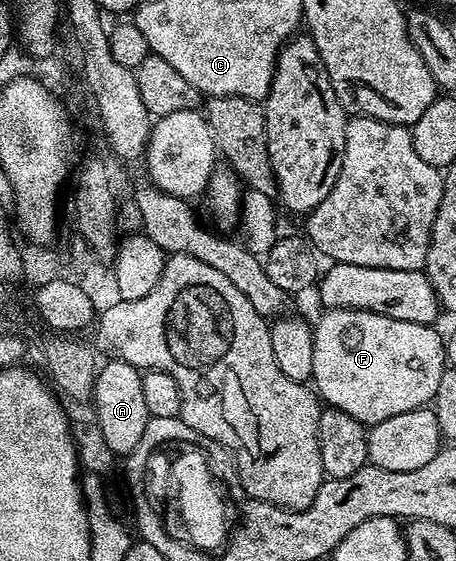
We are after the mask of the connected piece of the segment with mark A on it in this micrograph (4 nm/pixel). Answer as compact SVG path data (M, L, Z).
M107 360L98 367L95 375L95 393L93 407L95 414L93 420L101 428L105 443L115 456L126 456L137 448L144 434L147 417L145 408L145 395L141 392L143 375L133 364L122 360Z

